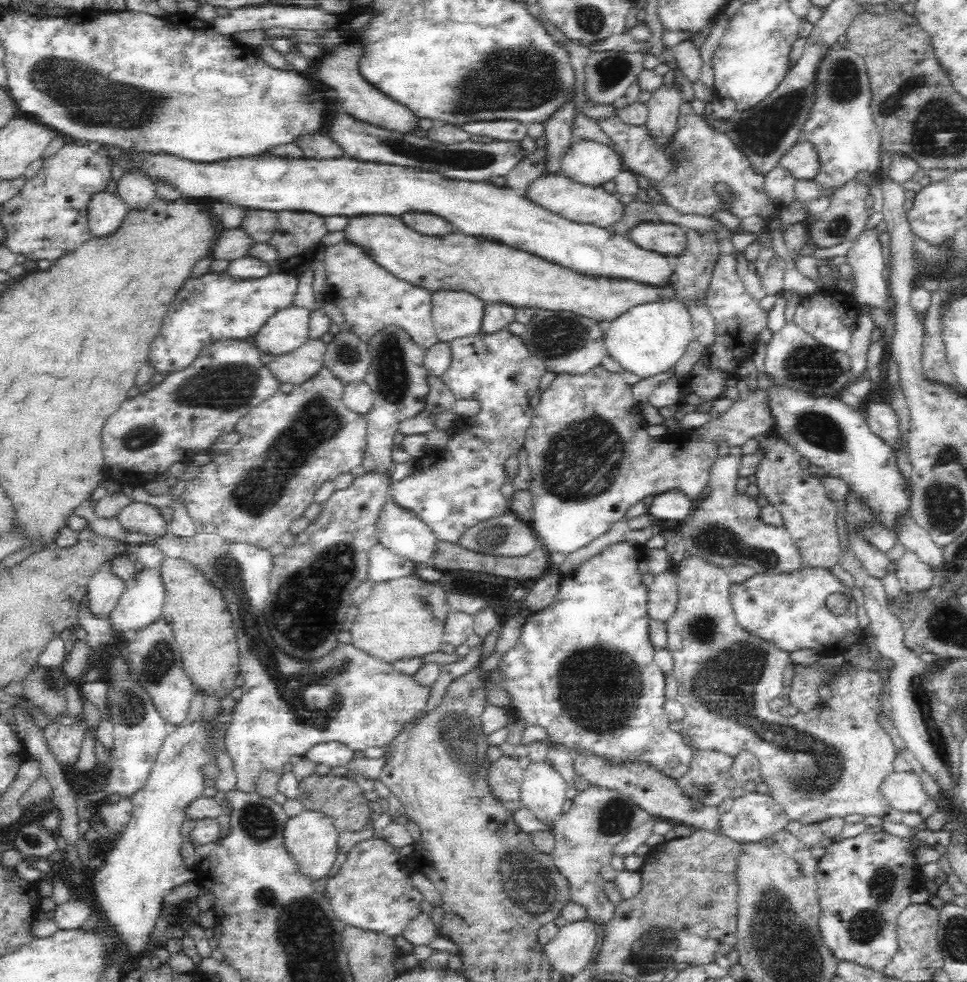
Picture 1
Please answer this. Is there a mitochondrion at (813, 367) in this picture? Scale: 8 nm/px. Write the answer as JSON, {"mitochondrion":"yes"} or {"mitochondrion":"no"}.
{"mitochondrion":"yes"}

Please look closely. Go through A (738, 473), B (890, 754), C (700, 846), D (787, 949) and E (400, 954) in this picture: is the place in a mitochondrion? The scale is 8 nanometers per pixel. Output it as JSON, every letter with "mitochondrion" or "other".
{"A":"other","B":"other","C":"other","D":"mitochondrion","E":"other"}

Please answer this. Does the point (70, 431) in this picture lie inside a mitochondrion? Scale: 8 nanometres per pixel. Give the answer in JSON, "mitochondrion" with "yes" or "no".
{"mitochondrion":"no"}

